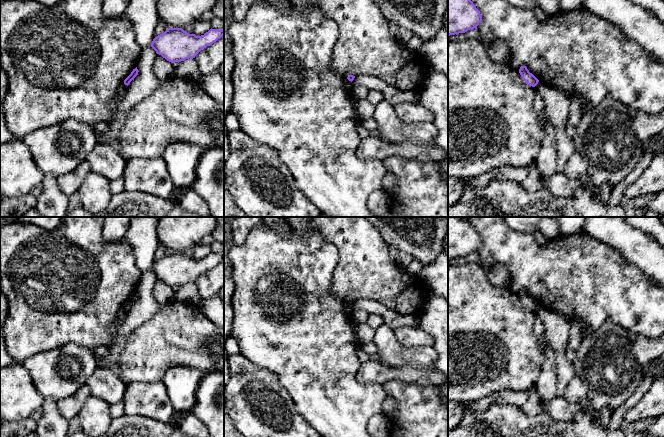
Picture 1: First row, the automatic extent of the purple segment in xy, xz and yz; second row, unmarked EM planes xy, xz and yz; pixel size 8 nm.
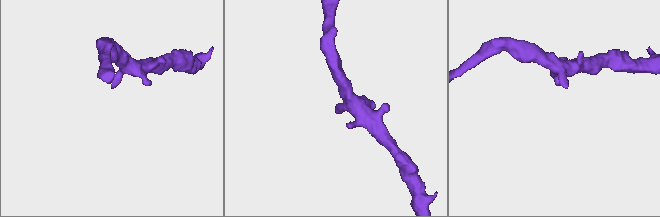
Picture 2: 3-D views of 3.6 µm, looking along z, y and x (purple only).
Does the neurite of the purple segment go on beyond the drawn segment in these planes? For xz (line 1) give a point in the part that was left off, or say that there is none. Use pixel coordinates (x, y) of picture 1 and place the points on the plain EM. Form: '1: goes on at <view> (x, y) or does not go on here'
1: does not go on here

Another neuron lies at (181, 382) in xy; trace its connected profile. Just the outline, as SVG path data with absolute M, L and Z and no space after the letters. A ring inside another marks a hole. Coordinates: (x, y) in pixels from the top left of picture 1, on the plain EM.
M187 366L171 367L163 376L175 412L191 412L196 404L196 391L204 373Z

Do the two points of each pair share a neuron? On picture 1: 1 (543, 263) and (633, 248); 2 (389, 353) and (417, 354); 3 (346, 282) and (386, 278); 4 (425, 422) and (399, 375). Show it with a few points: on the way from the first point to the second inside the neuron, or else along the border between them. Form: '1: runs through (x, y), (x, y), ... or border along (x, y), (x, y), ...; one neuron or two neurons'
1: border along (597, 240), (612, 246), (636, 266); two neurons
2: runs through (396, 354), (410, 354); one neuron
3: runs through (356, 278), (376, 278); one neuron
4: border along (426, 384), (419, 385), (388, 380), (382, 385); two neurons

